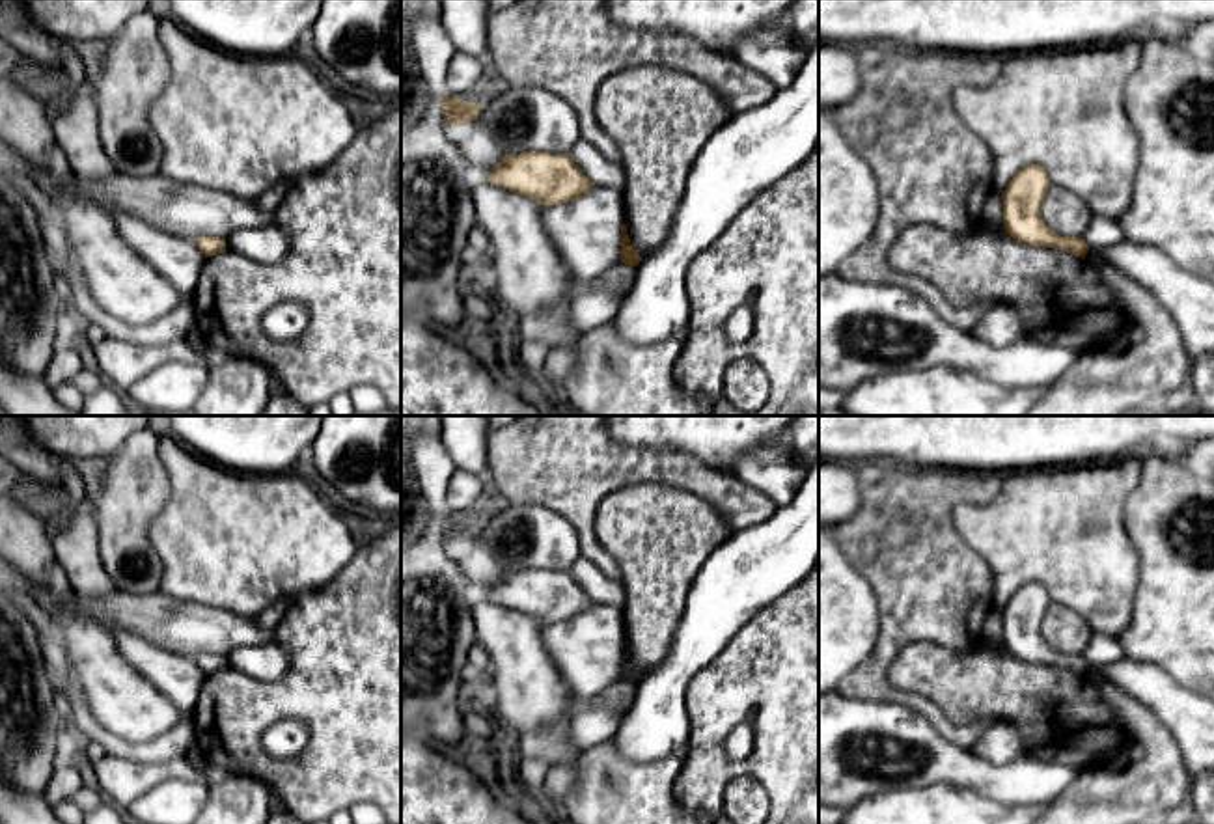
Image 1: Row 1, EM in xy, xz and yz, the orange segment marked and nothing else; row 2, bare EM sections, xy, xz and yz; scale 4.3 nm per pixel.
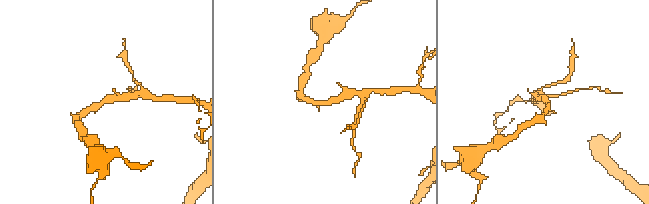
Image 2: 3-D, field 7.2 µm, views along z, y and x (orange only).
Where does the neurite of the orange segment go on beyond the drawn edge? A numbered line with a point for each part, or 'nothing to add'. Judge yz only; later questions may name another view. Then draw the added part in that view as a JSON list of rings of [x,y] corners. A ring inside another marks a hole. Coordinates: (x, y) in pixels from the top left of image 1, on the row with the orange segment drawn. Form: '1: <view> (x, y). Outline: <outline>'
nothing to add

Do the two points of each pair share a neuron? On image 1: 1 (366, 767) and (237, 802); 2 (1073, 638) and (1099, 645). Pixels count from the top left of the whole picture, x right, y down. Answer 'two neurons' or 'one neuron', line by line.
1: two neurons
2: two neurons

